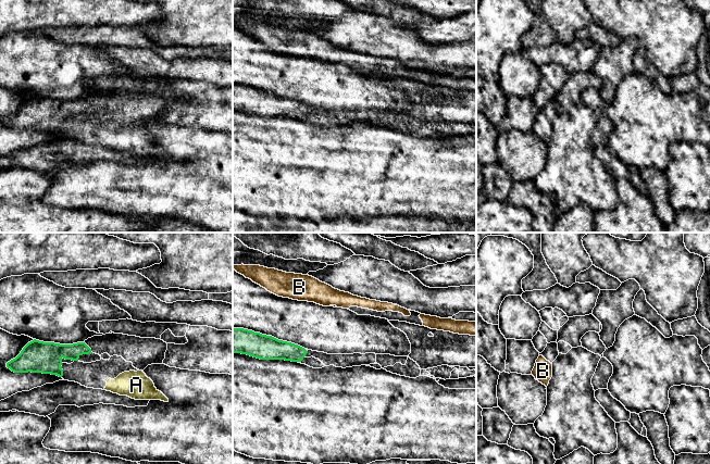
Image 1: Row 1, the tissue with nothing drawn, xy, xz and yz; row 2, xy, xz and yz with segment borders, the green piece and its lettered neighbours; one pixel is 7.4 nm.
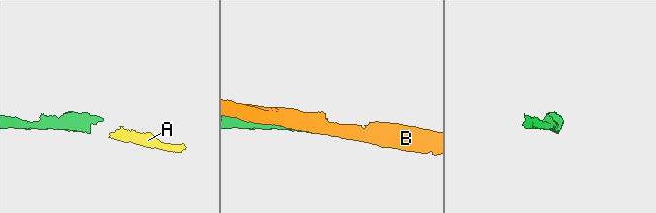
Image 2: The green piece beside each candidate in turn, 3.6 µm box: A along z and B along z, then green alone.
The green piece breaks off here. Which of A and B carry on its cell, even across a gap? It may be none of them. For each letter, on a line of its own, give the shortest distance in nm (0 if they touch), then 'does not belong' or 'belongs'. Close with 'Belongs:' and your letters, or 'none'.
A: 240 nm | belongs
B: 300 nm | does not belong
Belongs: A

